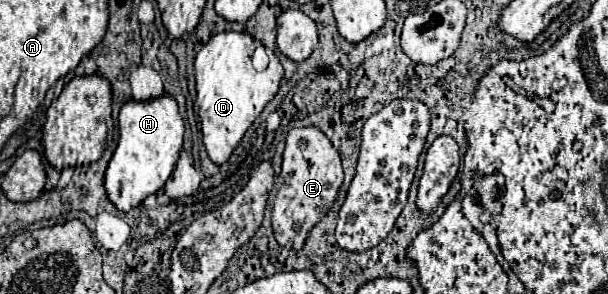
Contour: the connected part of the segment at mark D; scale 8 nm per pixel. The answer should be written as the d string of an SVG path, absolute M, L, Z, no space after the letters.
M226 31L212 35L208 43L196 55L196 101L198 101L198 117L202 123L202 143L208 151L208 157L222 165L228 161L248 127L262 113L264 105L276 95L284 69L274 55L268 51L270 65L264 71L256 71L252 67L252 55L258 47L258 41L248 33Z

